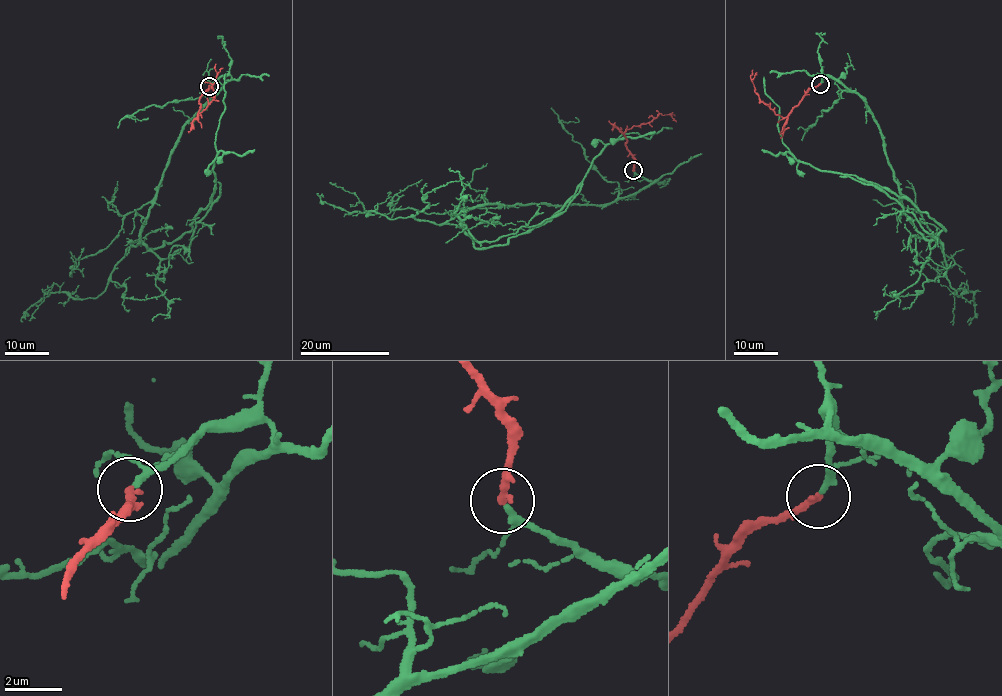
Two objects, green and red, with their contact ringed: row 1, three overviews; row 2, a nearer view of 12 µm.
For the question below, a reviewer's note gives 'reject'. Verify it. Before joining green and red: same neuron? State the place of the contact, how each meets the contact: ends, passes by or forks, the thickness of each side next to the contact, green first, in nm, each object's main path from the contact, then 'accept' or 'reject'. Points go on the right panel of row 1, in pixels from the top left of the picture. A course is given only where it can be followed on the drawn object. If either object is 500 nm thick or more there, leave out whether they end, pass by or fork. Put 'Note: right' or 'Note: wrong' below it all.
(820, 84) | green passes by | red ends | 170/260 nm | green via (821, 83), (820, 71), (863, 96), (903, 214), (937, 240), (945, 229), (905, 198), (792, 154), (763, 77) | red via (820, 83), (810, 88), (800, 103), (782, 117), (760, 100), (751, 80), (753, 69) | accept
Note: wrong

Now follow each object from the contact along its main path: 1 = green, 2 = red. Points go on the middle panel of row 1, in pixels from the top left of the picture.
1: (633, 171), (654, 183), (605, 205), (487, 203), (464, 232), (504, 245), (560, 209), (602, 148), (672, 128)
2: (633, 170), (634, 161), (625, 146), (627, 129), (658, 115), (672, 113), (675, 116)

